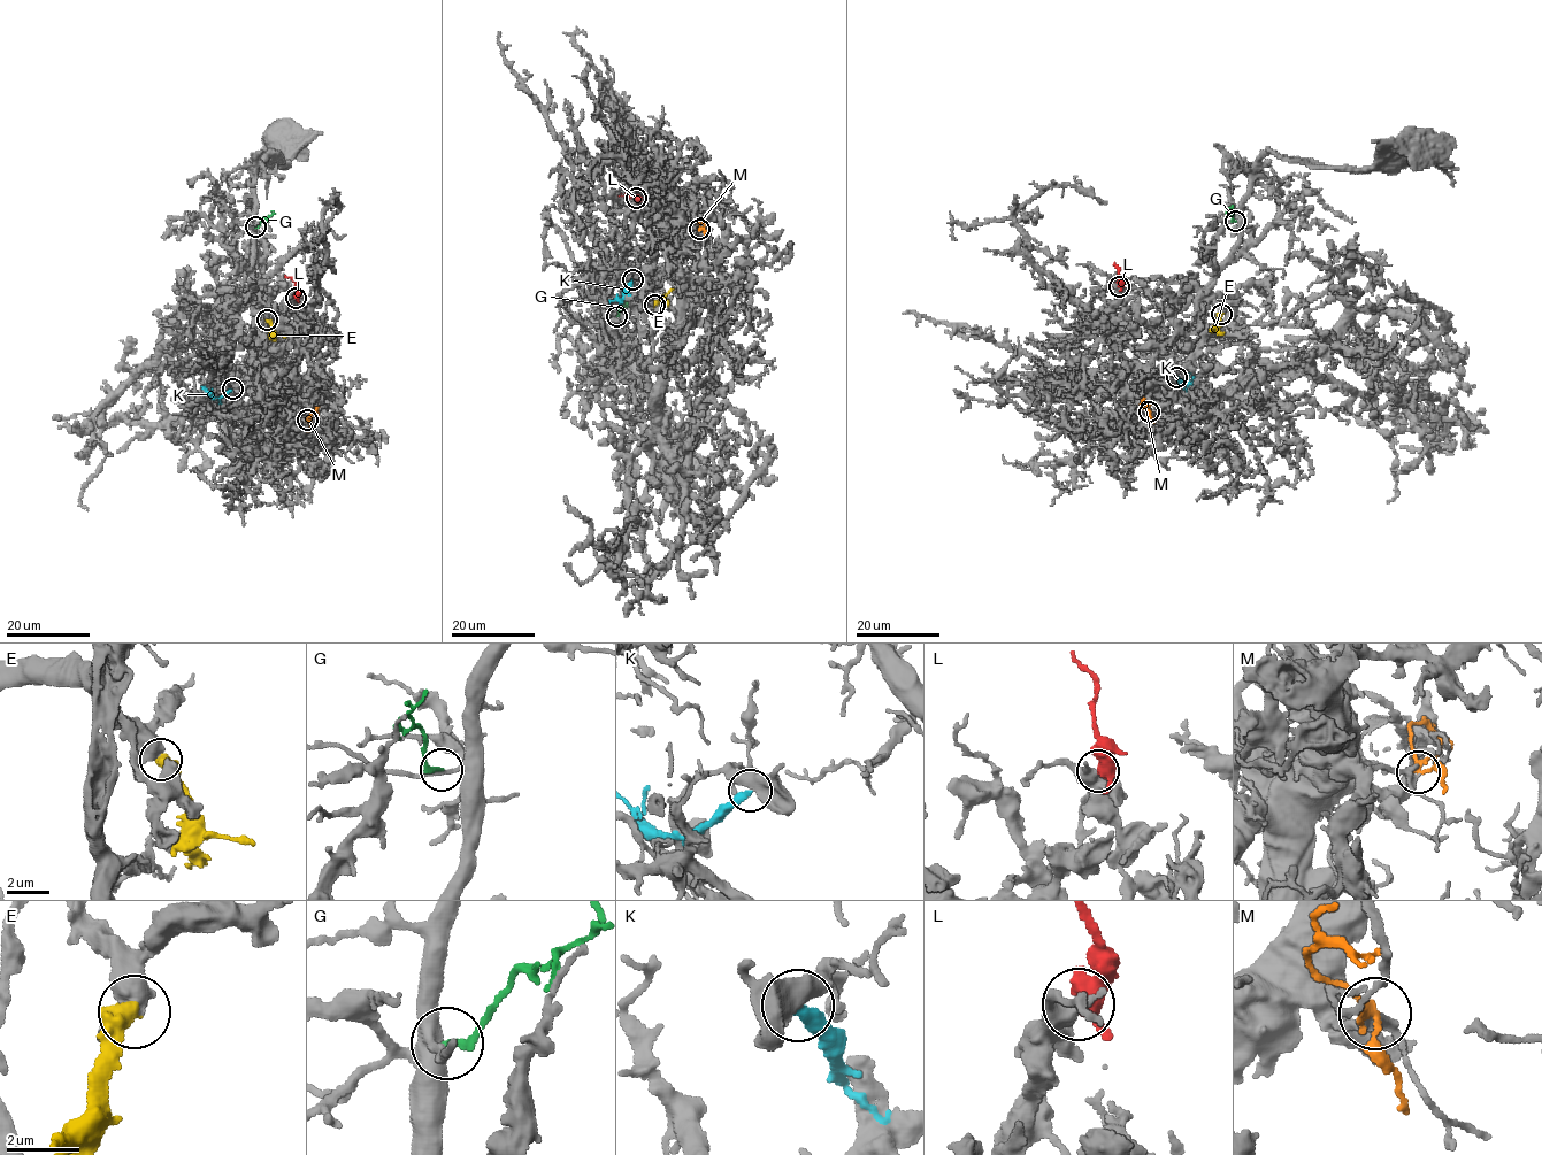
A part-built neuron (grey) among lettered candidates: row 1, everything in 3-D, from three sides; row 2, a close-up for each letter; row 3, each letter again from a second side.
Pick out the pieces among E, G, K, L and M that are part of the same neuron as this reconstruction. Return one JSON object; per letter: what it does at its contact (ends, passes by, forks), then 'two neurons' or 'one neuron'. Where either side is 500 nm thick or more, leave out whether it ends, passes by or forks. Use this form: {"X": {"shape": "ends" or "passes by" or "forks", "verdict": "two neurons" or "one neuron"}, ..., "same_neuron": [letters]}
{"E": {"verdict": "one neuron"}, "G": {"shape": "ends", "verdict": "two neurons"}, "K": {"verdict": "two neurons"}, "L": {"shape": "passes by", "verdict": "one neuron"}, "M": {"shape": "passes by", "verdict": "two neurons"}, "same_neuron": ["E", "L"]}

